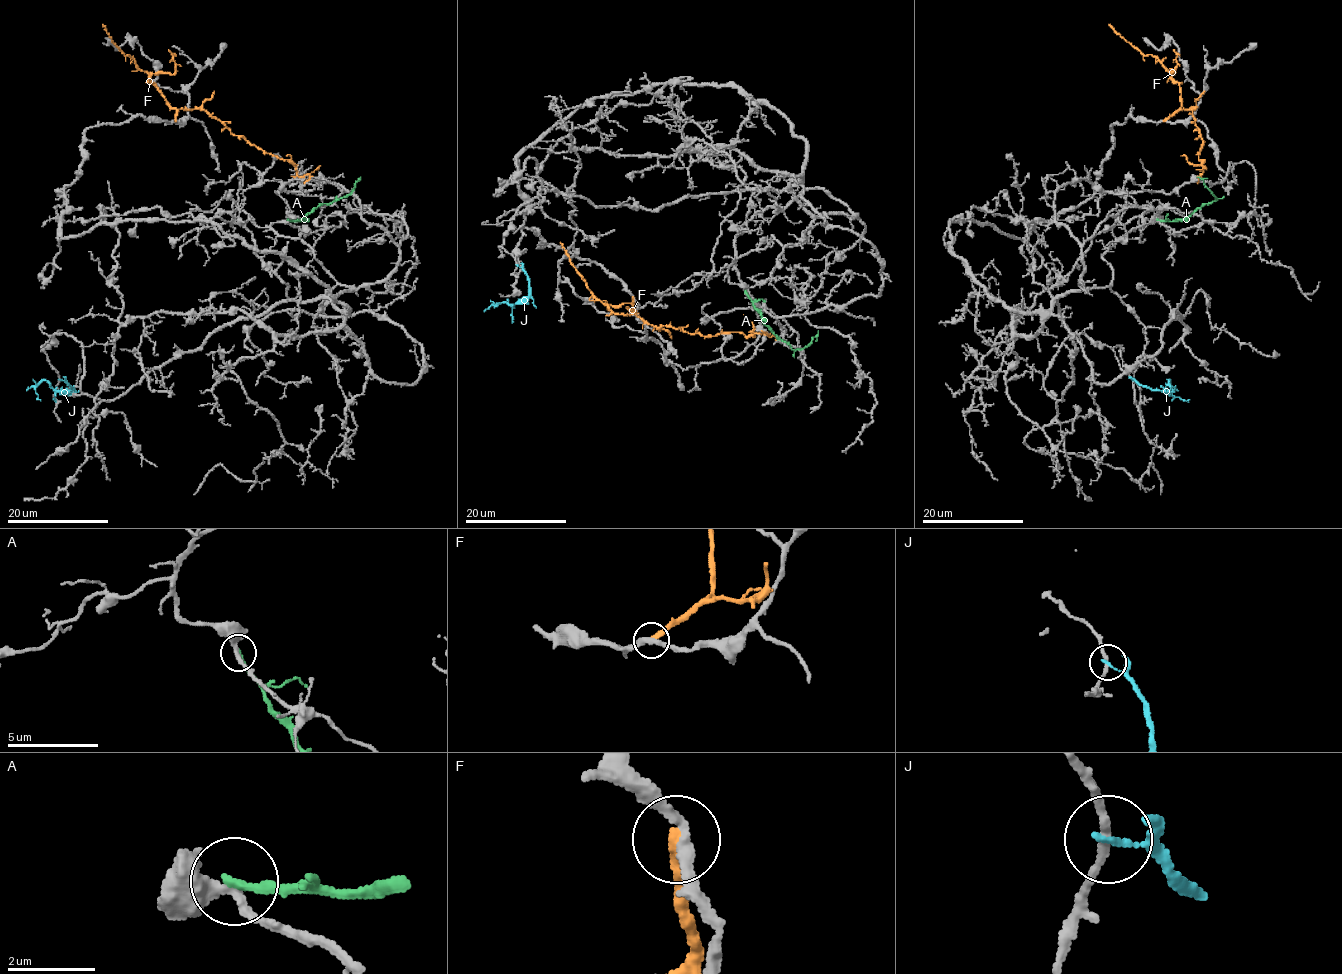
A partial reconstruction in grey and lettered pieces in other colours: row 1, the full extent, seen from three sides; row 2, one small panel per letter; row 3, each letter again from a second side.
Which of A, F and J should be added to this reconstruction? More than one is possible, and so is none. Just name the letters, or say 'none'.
none

